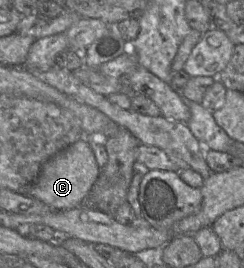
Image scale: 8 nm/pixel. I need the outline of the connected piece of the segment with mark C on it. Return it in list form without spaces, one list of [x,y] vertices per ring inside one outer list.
[[[86,137],[71,144],[50,158],[43,166],[35,182],[25,191],[51,209],[67,210],[79,207],[98,178],[100,168]]]

